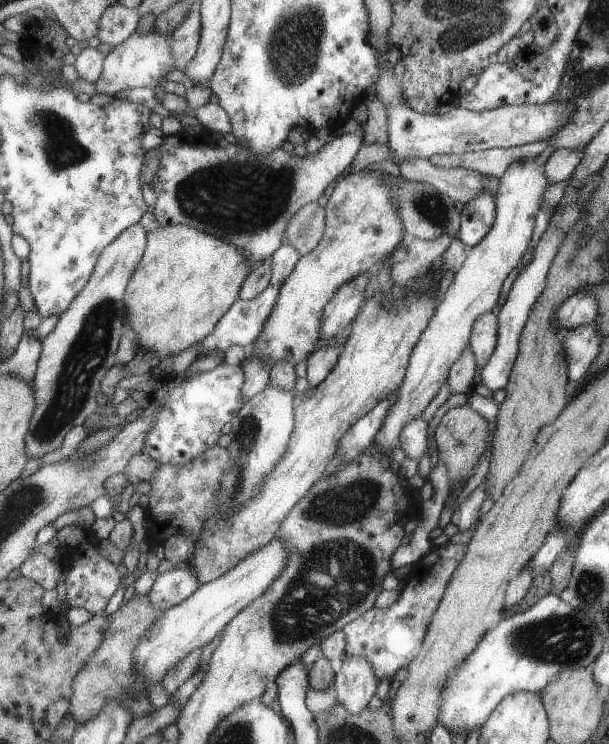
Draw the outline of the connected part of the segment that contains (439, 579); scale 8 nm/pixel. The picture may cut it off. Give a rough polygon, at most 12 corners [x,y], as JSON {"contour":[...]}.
{"contour":[[451,540],[412,566],[388,607],[347,626],[348,656],[394,678],[422,650],[467,554]]}

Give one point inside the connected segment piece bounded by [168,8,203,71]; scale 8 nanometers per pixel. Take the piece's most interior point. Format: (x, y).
(185, 42)

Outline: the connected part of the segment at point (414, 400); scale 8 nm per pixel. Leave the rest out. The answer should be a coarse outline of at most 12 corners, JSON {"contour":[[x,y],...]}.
{"contour":[[518,160],[495,223],[470,250],[416,344],[374,438],[401,448],[530,248],[550,184]]}

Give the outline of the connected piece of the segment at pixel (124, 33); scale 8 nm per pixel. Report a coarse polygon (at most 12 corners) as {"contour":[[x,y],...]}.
{"contour":[[112,4],[98,40],[118,46],[135,32],[136,9]]}

